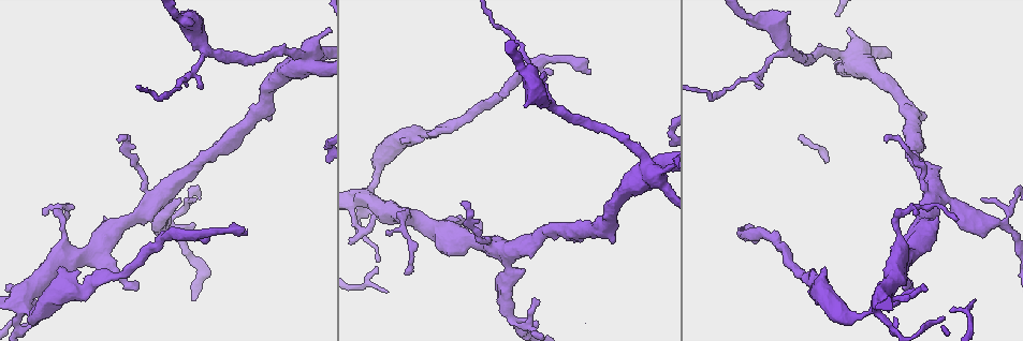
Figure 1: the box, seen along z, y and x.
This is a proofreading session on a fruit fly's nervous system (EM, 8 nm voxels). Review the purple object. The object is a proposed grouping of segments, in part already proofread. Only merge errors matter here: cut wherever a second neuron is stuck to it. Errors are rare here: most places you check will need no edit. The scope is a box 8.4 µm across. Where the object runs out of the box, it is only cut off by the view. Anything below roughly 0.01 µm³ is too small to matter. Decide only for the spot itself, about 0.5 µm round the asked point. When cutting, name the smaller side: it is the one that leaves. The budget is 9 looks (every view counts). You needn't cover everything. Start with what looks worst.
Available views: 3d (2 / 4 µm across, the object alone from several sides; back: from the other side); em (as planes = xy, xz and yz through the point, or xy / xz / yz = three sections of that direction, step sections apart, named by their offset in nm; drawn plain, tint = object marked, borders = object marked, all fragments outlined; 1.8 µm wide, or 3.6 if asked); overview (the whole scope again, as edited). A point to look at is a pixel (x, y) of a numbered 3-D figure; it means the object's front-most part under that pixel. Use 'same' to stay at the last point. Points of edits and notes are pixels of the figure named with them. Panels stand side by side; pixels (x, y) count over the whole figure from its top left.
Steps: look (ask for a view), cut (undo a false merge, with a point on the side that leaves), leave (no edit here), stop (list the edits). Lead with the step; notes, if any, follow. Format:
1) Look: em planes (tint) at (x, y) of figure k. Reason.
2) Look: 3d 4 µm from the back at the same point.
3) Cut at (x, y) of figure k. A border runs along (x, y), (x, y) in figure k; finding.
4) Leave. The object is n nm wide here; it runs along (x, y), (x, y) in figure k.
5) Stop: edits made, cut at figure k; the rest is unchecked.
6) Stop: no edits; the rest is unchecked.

Look: 3d 4 µm at (879, 299) of figure 1. Thin neck.

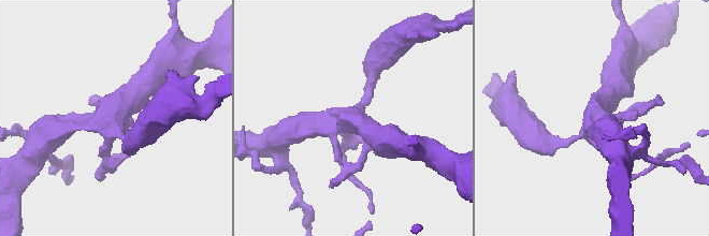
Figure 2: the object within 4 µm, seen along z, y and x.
Look: em xy step 8 (tint) at (354, 115) of figure 2. Now the EM.

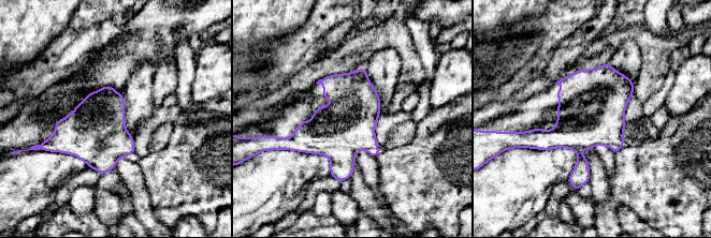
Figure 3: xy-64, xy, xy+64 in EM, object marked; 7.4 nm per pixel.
Leave. Continuous, no second neuron.

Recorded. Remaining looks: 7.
Look: em planes (tint) at (505, 248) of figure 1. Small branch off a trunk.

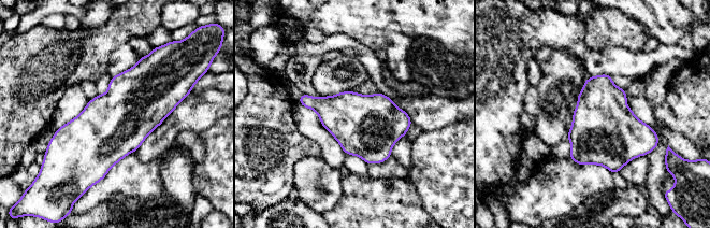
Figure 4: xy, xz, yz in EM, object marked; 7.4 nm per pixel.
Leave. Continuous, no second neuron.

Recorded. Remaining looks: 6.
Look: 3d 4 µm at (857, 56) of figure 1. Thick turns thin.

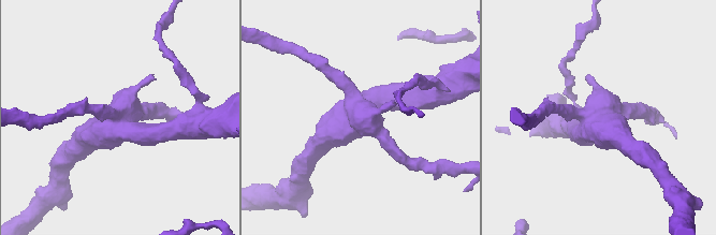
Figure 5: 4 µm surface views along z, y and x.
Look: em 3.6 µm planes (tint) at (359, 118) of figure 5. Now the EM.

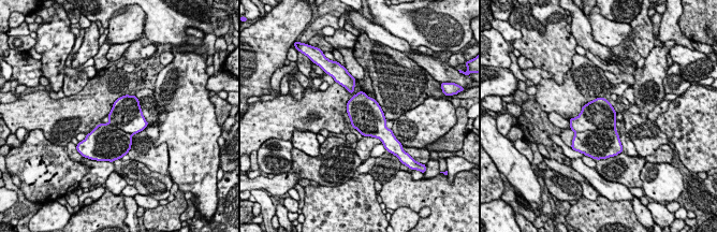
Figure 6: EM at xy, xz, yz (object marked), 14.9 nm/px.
Cut at (599, 114) of figure 6. A border runs along (615, 128), (598, 128), (575, 132) in figure 6; a second neuron is stuck on.

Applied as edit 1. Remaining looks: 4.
Look: overview. See it whole again.

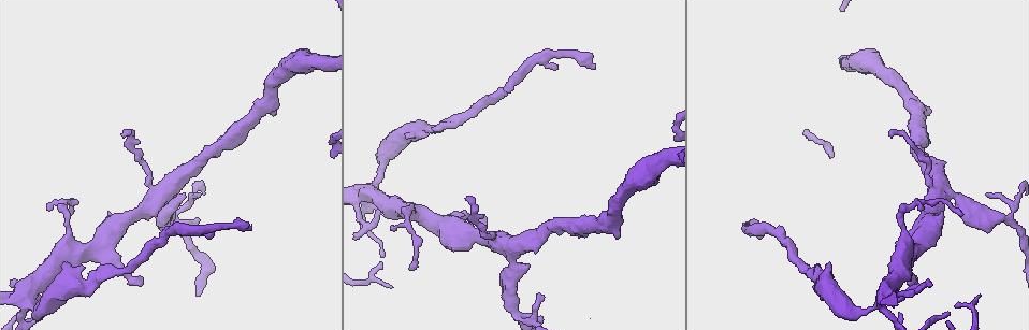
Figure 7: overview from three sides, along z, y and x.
Look: 3d 4 µm at (520, 315) of figure 7. Three arms meet.

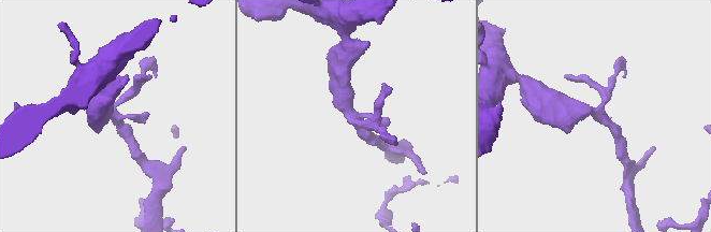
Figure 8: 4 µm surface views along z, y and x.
Look: em xy step 4 (tint) at (113, 115) of figure 8.

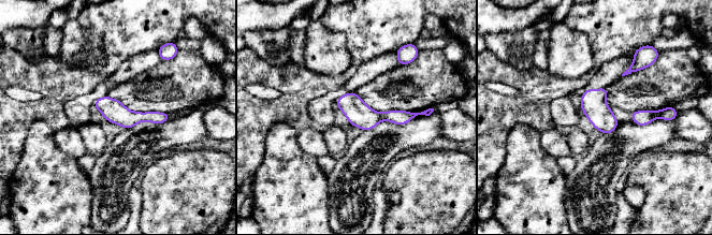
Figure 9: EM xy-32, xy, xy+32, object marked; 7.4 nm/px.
Look: em planes (tint) at the same point.

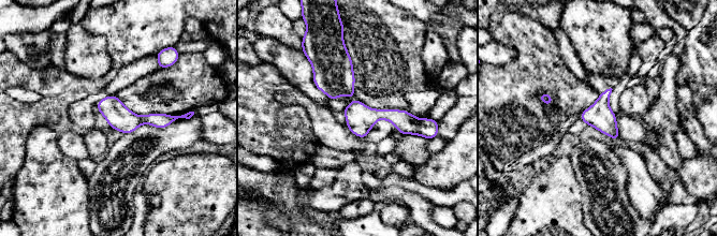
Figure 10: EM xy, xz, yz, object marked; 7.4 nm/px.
Leave. The object is 190 nm wide here; it runs along (316, 70), (333, 76), (366, 114), (422, 123) in figure 10; continuous, no second neuron.

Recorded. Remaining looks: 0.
Stop: edits made, cut at figure 6; the rest is unchecked.

